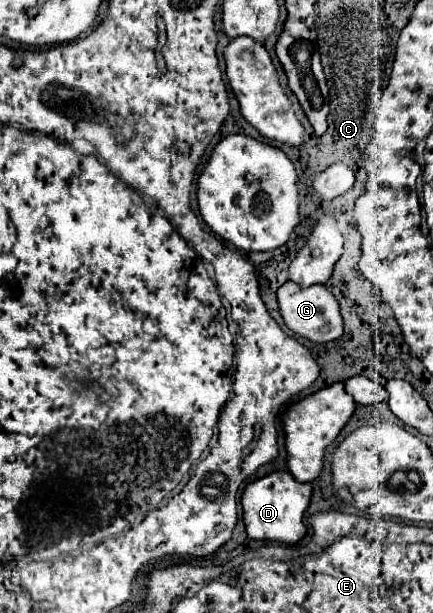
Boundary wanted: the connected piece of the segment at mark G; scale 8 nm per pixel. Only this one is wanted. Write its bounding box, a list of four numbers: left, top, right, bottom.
[278,281,344,343]

